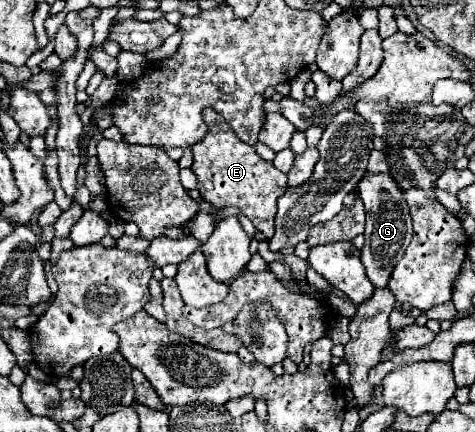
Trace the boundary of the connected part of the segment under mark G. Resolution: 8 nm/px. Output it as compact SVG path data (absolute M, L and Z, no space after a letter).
M367 173L359 183L359 197L363 199L367 211L365 247L361 249L361 263L365 265L365 273L375 287L387 287L395 265L405 255L405 249L413 237L409 209L401 189L397 187L395 179L389 173L379 173L379 175Z

